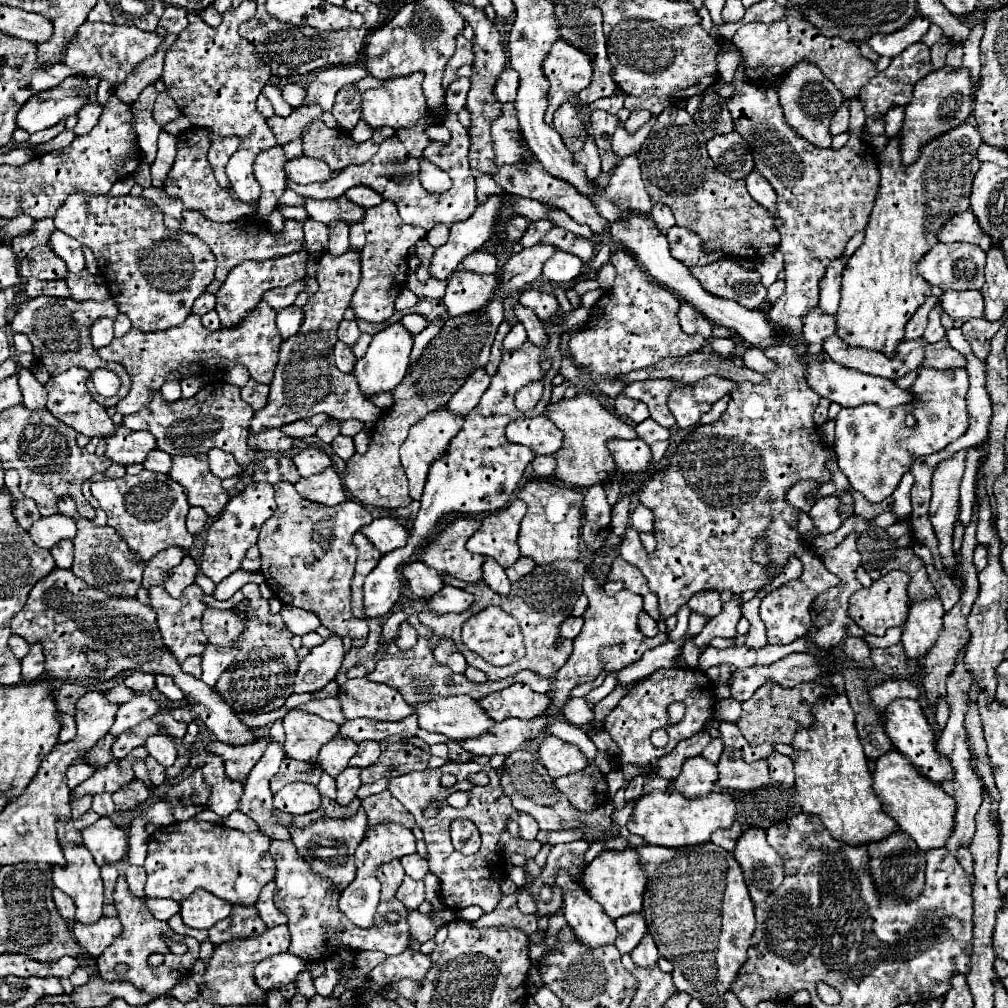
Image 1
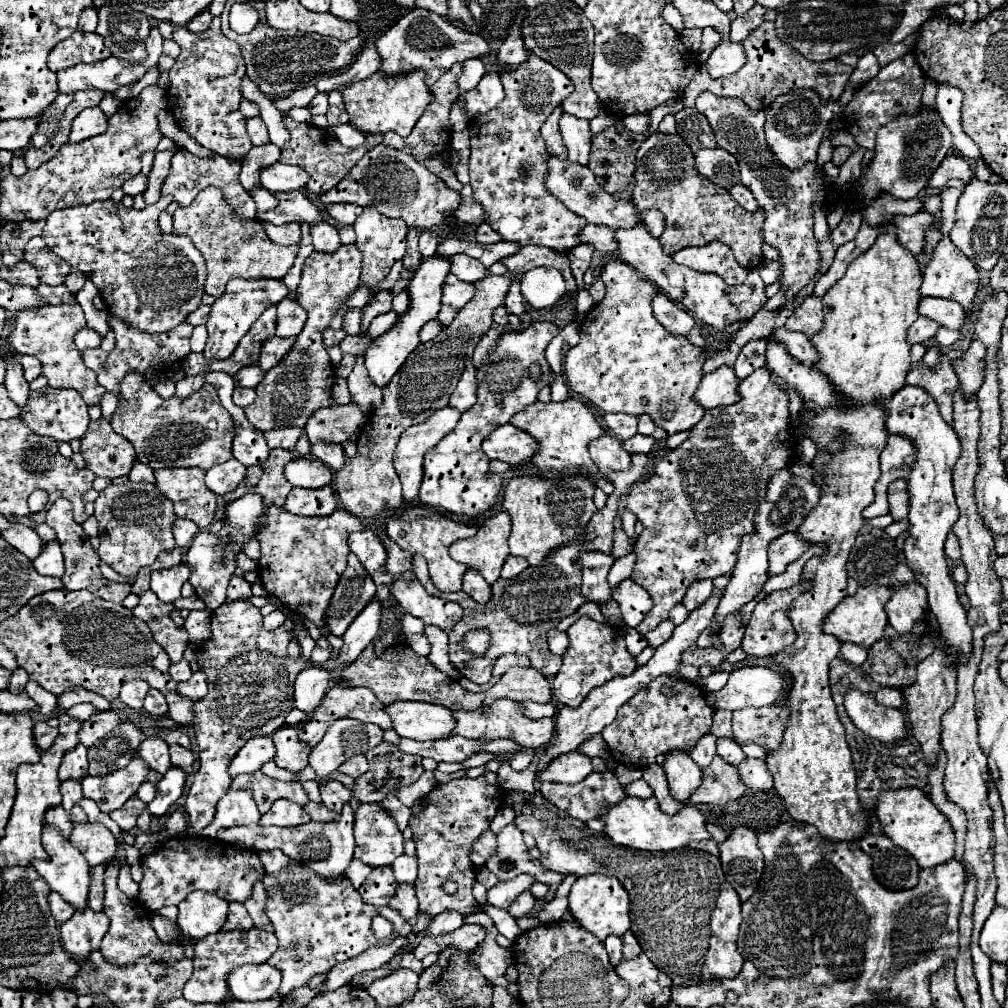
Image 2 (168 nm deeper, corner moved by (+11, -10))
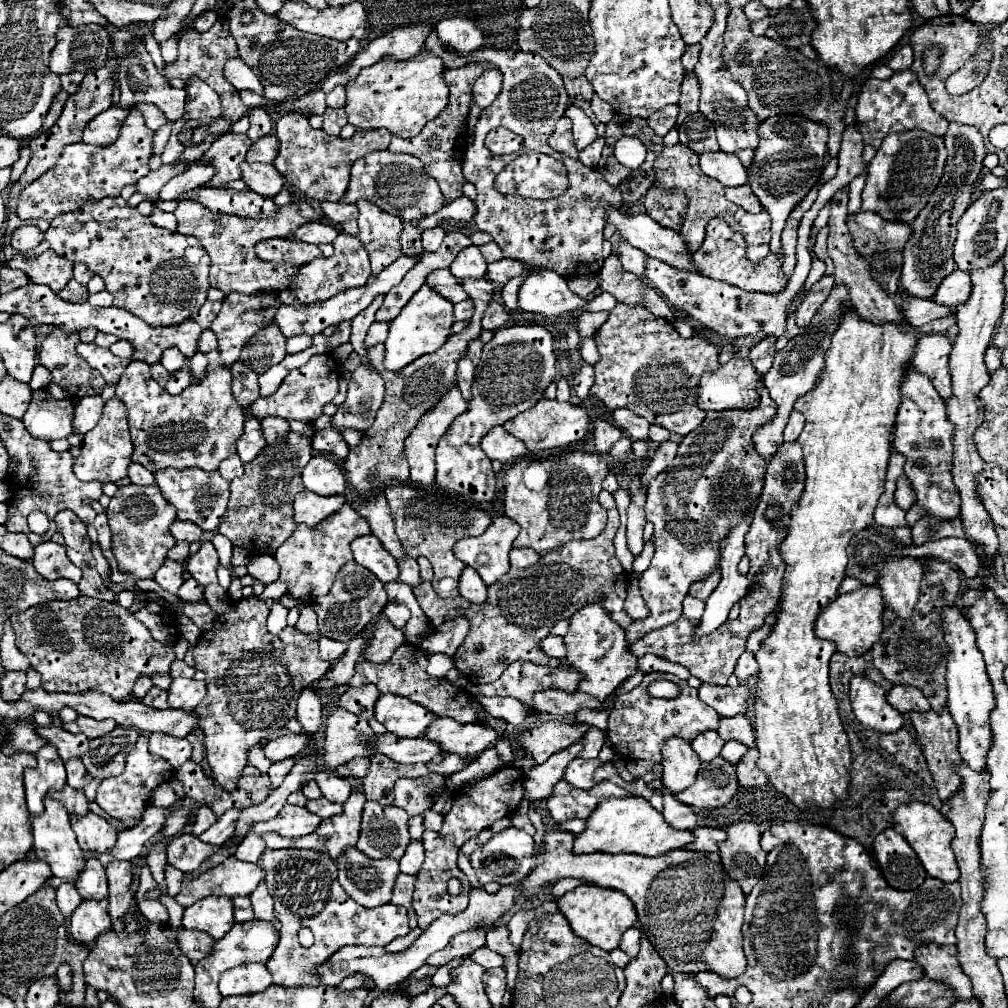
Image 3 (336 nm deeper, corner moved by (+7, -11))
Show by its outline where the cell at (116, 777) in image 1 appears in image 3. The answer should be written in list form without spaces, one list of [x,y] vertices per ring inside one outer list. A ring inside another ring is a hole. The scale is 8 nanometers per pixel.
[[[141,735],[135,743],[135,747],[127,754],[125,768],[123,773],[119,777],[109,777],[109,779],[103,779],[99,789],[97,789],[97,805],[107,811],[111,817],[117,817],[123,821],[123,825],[129,829],[133,825],[139,823],[145,807],[147,807],[147,801],[149,801],[149,795],[151,791],[163,783],[163,781],[169,781],[173,777],[173,767],[169,767],[169,763],[165,763],[165,759],[157,757],[157,755],[151,755],[147,751],[147,735]]]

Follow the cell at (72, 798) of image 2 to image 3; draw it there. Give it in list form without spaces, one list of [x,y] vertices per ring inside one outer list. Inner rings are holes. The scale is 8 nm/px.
[[[71,759],[69,763],[65,763],[65,769],[67,769],[67,785],[73,789],[83,789],[93,781],[93,777],[85,771],[85,765],[79,759]]]

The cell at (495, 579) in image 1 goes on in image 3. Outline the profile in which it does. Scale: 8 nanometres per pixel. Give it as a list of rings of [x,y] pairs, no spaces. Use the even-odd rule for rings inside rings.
[[[465,567],[459,581],[459,593],[471,603],[485,603],[487,601],[487,585],[483,579],[473,571],[473,567]]]

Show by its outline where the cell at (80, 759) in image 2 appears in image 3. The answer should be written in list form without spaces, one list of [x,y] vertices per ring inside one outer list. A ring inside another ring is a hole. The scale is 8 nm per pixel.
[[[35,725],[35,727],[41,737],[45,737],[51,745],[57,747],[63,761],[81,759],[83,753],[89,749],[89,739],[85,735],[73,735],[65,729],[59,729],[57,725],[49,725],[49,727]]]

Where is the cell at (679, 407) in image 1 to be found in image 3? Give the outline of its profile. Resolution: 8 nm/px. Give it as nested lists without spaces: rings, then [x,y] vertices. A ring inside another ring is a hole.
[[[617,301],[609,319],[595,333],[599,361],[595,367],[595,383],[589,391],[605,403],[607,409],[625,407],[645,417],[649,423],[665,427],[673,433],[687,435],[705,419],[705,411],[697,407],[697,387],[705,371],[719,367],[719,351],[701,337],[683,339],[675,327],[655,317],[647,307]]]

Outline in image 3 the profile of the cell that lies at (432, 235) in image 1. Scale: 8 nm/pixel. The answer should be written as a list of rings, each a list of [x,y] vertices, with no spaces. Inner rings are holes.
[[[435,227],[435,229],[425,229],[421,233],[421,241],[423,241],[423,247],[425,251],[437,251],[443,243],[443,237],[445,237],[445,231],[441,227]]]

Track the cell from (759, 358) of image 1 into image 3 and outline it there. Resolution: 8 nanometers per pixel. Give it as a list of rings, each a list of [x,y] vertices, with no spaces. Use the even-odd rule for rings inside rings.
[[[771,335],[761,339],[757,345],[751,347],[749,351],[749,359],[755,363],[755,371],[759,375],[765,375],[769,369],[771,369],[771,363],[773,363],[773,355],[775,355],[775,341]]]

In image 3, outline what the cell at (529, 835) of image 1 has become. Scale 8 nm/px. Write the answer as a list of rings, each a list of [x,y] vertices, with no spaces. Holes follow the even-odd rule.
[[[507,827],[501,833],[495,833],[481,849],[477,849],[471,855],[471,865],[477,871],[479,881],[485,885],[489,881],[495,881],[499,885],[513,885],[525,879],[529,871],[535,867],[535,851],[533,851],[533,837],[529,837],[525,831],[517,827]]]

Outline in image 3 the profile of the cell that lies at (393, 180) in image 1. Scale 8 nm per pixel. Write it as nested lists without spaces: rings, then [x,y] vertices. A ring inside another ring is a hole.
[[[389,149],[373,151],[357,159],[357,163],[353,165],[351,181],[341,201],[357,203],[359,199],[365,199],[377,205],[381,211],[387,211],[391,215],[397,215],[405,221],[415,221],[415,223],[445,205],[445,195],[441,193],[437,181],[433,181],[431,175],[427,175],[423,163],[413,155],[393,153]]]

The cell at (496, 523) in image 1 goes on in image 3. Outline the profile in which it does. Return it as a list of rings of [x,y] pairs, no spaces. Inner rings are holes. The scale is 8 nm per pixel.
[[[501,515],[493,519],[483,535],[457,541],[453,551],[457,559],[481,575],[485,585],[491,585],[509,571],[509,551],[517,535],[519,525],[507,515]]]

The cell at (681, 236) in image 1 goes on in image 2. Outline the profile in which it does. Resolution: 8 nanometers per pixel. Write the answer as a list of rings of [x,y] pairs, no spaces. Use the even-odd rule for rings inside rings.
[[[711,242],[701,248],[679,250],[673,254],[673,260],[697,272],[719,274],[729,286],[743,284],[747,278],[747,268],[735,262],[733,250],[729,250],[729,246],[725,246],[723,242]]]

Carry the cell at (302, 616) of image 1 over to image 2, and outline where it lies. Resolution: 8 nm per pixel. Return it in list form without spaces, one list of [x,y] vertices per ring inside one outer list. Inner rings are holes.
[[[281,610],[271,612],[269,616],[265,616],[265,630],[275,630],[285,622],[285,614]]]

